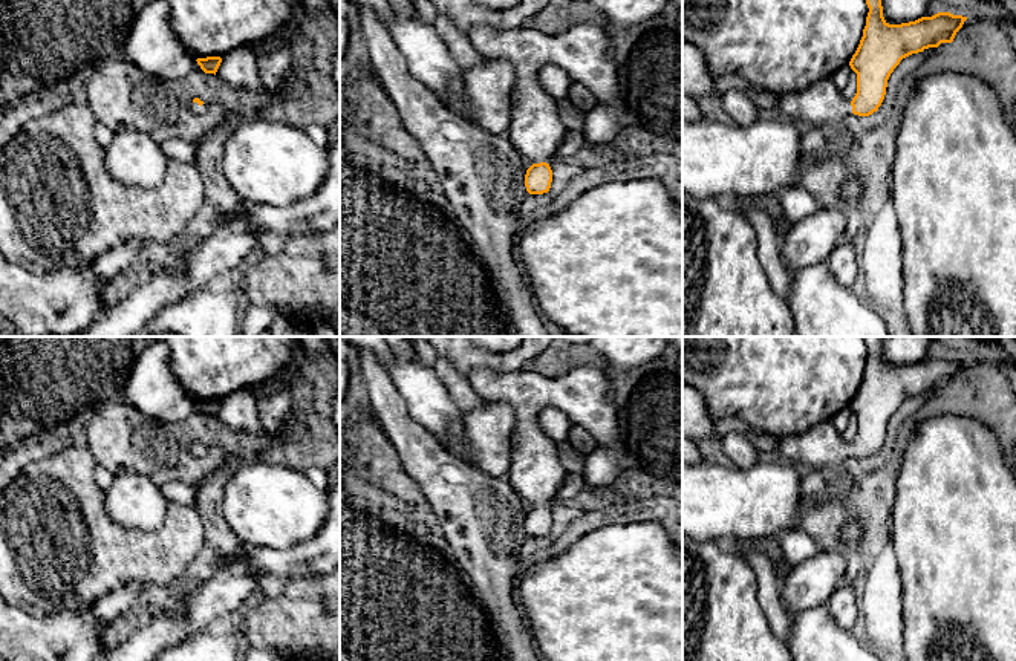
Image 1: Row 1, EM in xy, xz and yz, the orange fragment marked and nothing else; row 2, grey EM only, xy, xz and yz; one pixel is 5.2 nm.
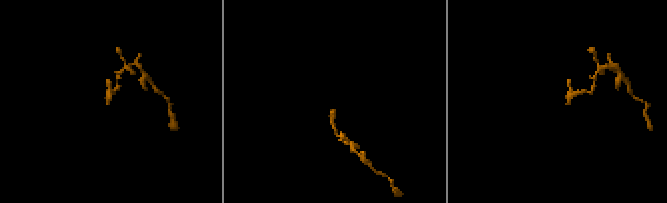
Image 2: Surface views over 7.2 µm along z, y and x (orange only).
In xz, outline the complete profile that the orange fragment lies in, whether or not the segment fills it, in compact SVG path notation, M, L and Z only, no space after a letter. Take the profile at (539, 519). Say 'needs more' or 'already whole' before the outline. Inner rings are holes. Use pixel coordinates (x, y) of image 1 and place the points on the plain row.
needs more | M592 363L565 367L563 373L557 378L522 370L493 372L474 369L468 373L468 383L482 399L500 401L513 407L516 428L511 435L506 482L522 499L528 499L534 505L525 517L526 534L529 537L548 536L552 525L549 505L555 502L555 494L565 484L568 471L558 459L562 447L555 445L542 430L539 415L545 407L554 407L563 412L574 424L577 433L586 436L592 445L617 445L617 409L604 367Z

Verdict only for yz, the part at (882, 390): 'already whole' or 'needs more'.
needs more

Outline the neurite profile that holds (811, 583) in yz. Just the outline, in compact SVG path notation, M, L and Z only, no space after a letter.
M823 551L799 565L779 581L779 601L791 614L828 604L843 581L846 558L839 551Z

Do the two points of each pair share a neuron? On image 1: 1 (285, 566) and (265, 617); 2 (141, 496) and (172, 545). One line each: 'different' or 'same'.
1: different
2: different

